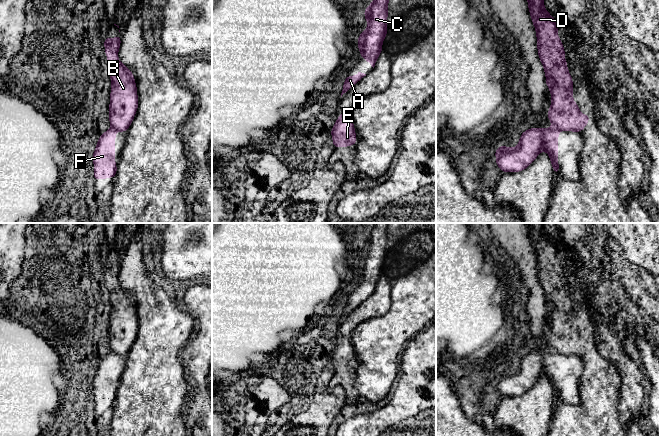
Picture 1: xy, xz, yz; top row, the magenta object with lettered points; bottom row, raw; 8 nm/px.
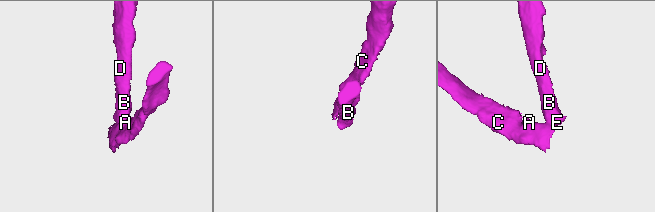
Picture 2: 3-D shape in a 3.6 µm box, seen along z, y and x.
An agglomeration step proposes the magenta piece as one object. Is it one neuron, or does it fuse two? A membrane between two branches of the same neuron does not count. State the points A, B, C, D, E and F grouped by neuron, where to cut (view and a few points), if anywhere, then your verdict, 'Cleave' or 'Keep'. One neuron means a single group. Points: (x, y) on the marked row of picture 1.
Groups: A C F / B D E. Split along yz (554, 126), (560, 129). Cleave

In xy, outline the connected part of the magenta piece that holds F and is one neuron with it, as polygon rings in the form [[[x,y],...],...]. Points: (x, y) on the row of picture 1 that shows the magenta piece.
[[[111,128],[101,135],[96,150],[92,155],[94,160],[94,175],[96,180],[115,178],[117,166],[115,165],[115,133],[117,129]]]

